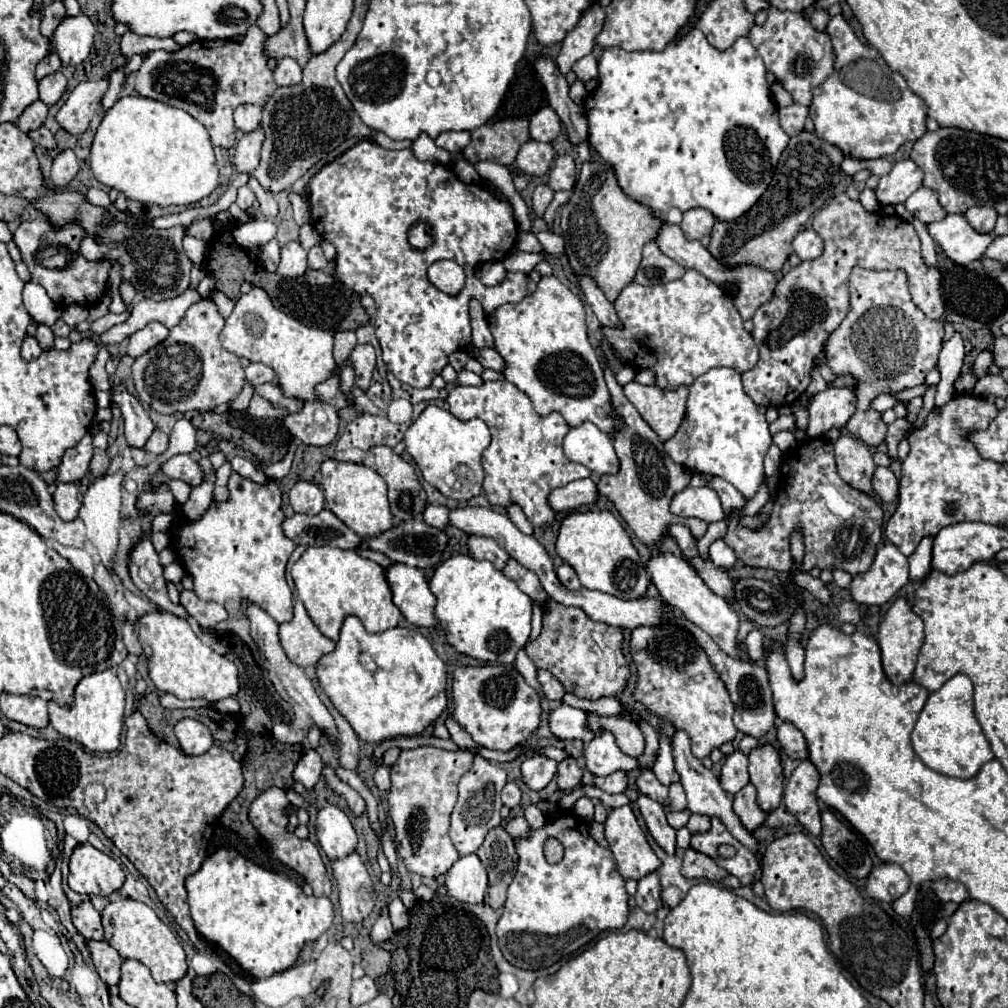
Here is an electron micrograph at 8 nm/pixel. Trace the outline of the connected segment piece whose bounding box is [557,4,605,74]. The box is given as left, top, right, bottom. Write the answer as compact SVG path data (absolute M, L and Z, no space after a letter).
M591 4L591 8L583 12L577 26L561 42L561 52L557 56L557 66L561 68L561 72L567 74L573 62L593 52L595 36L597 32L601 32L603 20L605 20L605 10L599 4Z

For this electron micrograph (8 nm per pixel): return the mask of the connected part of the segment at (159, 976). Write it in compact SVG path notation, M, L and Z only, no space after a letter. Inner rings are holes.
M133 898L109 902L105 906L105 910L101 912L101 922L103 922L103 930L105 930L105 940L123 958L133 958L133 960L143 962L151 970L151 976L157 982L165 982L165 984L177 982L177 980L181 980L181 976L185 976L187 962L185 962L183 946L147 904L133 900Z

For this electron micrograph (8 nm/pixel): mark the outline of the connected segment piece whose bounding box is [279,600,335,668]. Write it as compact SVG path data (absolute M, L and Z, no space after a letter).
M293 602L295 614L289 622L279 626L279 640L287 656L301 668L315 666L317 660L335 648L335 642L319 632L309 618L303 602Z

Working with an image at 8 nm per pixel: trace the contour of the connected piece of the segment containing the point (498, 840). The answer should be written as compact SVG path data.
M497 826L489 830L485 842L477 850L477 856L489 874L489 892L485 902L497 910L505 902L505 892L513 882L513 872L517 868L513 838L501 826Z

